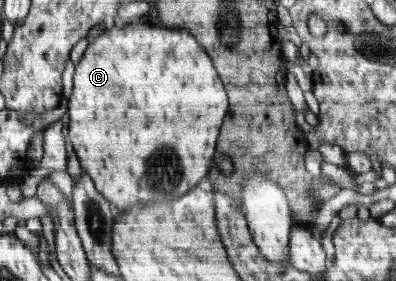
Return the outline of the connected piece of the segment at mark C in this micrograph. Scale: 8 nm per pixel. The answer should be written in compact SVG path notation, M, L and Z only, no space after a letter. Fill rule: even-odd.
M149 21L132 22L122 27L112 24L102 35L88 44L82 58L78 64L75 64L72 94L66 100L69 119L68 138L79 158L82 171L93 180L96 190L108 200L116 212L129 211L134 204L148 204L150 200L156 200L156 196L162 196L162 200L180 198L196 187L198 182L208 174L208 170L213 168L214 156L217 154L216 140L219 139L224 116L228 114L227 90L224 90L225 86L222 86L218 76L220 74L216 74L208 54L204 52L204 46L196 42L196 38L188 30L157 26Z

